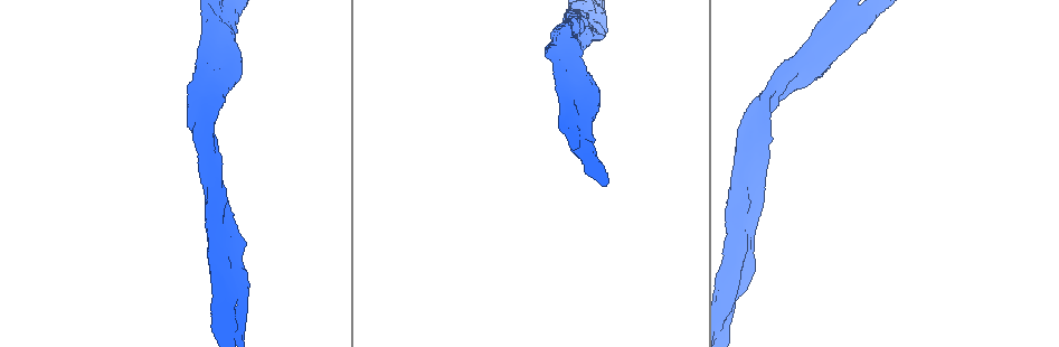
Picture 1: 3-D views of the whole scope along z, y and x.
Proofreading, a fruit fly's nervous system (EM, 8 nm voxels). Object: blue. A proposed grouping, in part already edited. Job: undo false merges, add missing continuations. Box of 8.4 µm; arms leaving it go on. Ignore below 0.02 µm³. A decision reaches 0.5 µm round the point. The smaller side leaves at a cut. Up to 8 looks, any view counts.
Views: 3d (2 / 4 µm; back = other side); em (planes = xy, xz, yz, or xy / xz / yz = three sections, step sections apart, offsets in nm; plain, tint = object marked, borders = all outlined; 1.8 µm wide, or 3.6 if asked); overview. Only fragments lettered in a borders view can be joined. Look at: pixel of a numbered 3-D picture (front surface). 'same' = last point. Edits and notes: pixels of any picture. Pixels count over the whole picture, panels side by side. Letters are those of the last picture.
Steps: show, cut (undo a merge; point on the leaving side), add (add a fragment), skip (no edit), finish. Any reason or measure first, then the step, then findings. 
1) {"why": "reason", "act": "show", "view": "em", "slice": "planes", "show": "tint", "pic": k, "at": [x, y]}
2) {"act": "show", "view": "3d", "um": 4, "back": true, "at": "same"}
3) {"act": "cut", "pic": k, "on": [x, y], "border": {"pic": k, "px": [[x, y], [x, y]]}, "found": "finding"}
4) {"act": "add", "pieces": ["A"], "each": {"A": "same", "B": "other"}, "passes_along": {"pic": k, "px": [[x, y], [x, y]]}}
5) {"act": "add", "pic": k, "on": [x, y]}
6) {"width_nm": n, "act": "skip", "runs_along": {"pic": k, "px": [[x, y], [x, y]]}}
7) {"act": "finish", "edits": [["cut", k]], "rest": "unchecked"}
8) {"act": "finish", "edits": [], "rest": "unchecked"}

{"why": "sudden change in width", "act": "show", "view": "3d", "um": 4, "pic": 1, "at": [219, 34]}

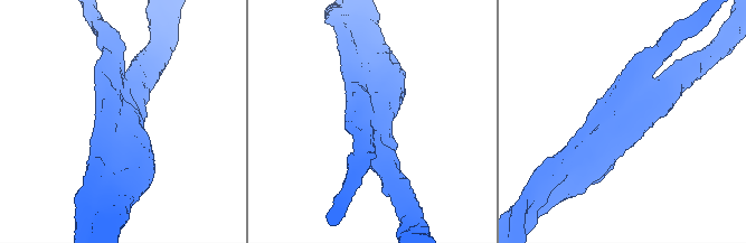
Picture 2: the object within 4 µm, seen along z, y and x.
{"why": "shape alone is not enough", "act": "show", "view": "em", "slice": "planes", "show": "borders", "pic": 2, "at": [122, 116]}

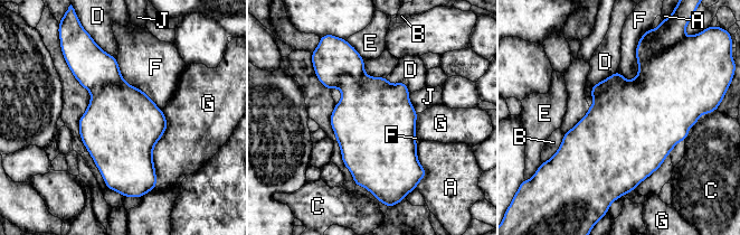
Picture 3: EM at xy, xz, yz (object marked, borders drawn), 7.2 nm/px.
{"act": "skip", "each": {"A": "other", "B": "other", "C": "other", "D": "other", "E": "other", "F": "other", "G": "other", "J": "other"}, "border": {"pic": 3, "px": [[618, 68], [591, 86], [589, 106]]}, "found": "all the same neuron"}

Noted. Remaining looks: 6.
{"why": "sudden change in width", "act": "show", "view": "3d", "um": 4, "pic": 1, "at": [562, 31]}

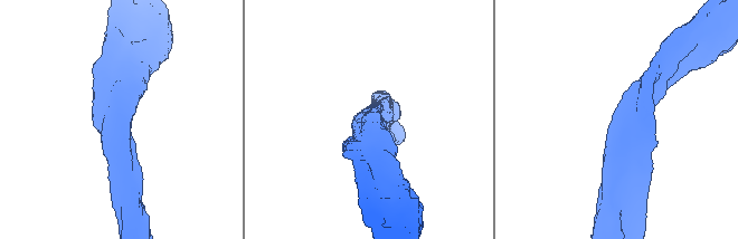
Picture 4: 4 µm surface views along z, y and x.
{"act": "show", "view": "em", "slice": "planes", "show": "borders", "pic": 4, "at": [626, 132]}

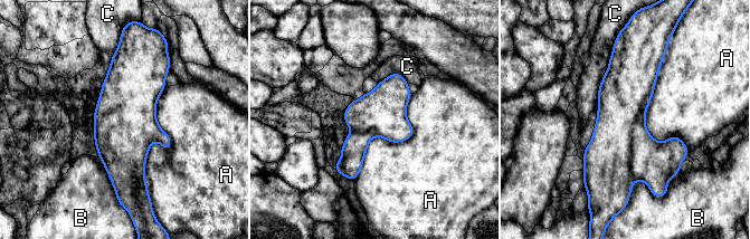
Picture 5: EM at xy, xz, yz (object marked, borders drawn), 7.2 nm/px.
{"act": "skip", "each": {"A": "other", "B": "other", "C": "other"}, "found": "one neuron here"}

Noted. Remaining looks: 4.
{"why": "thick end", "act": "show", "view": "em", "slice": "planes", "show": "plain", "pic": 1, "at": [755, 226]}

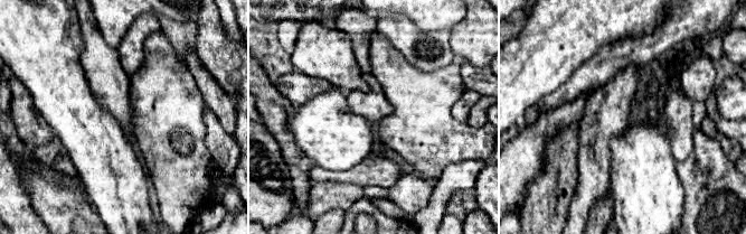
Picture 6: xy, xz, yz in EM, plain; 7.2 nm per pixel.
{"why": "see the neighbours", "act": "show", "view": "em", "slice": "planes", "show": "borders", "at": "same"}

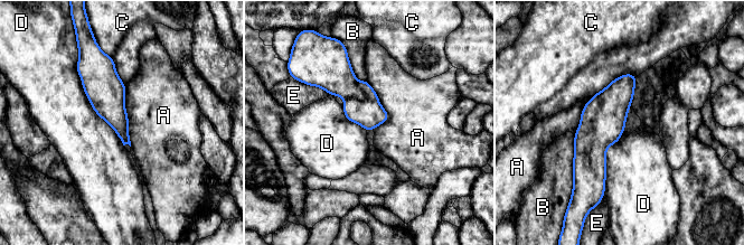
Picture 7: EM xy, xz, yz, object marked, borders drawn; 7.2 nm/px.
{"act": "skip", "each": {"A": "other", "B": "other", "C": "other", "D": "other", "E": "other"}, "runs_along": {"pic": 7, "px": [[629, 76], [596, 131], [596, 188]]}, "found": "none of them fits"}

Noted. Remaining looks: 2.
{"act": "finish", "edits": [], "rest": "unchecked"}

